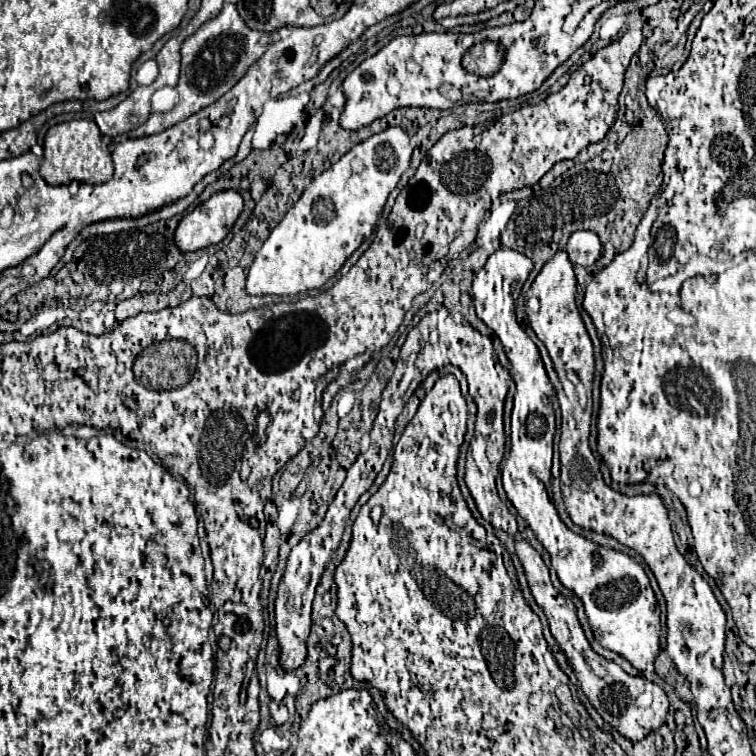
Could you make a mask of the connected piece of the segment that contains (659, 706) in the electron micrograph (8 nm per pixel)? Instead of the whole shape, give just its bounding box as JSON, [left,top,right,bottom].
[515,543,669,741]

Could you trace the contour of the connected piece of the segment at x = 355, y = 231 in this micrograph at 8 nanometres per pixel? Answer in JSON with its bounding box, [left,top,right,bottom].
[247,127,413,295]

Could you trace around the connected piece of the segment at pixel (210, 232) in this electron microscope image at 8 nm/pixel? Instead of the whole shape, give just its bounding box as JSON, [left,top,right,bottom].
[173,191,243,253]

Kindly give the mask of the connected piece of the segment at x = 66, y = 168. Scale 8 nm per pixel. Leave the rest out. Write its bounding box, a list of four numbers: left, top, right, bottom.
[41,119,113,185]

